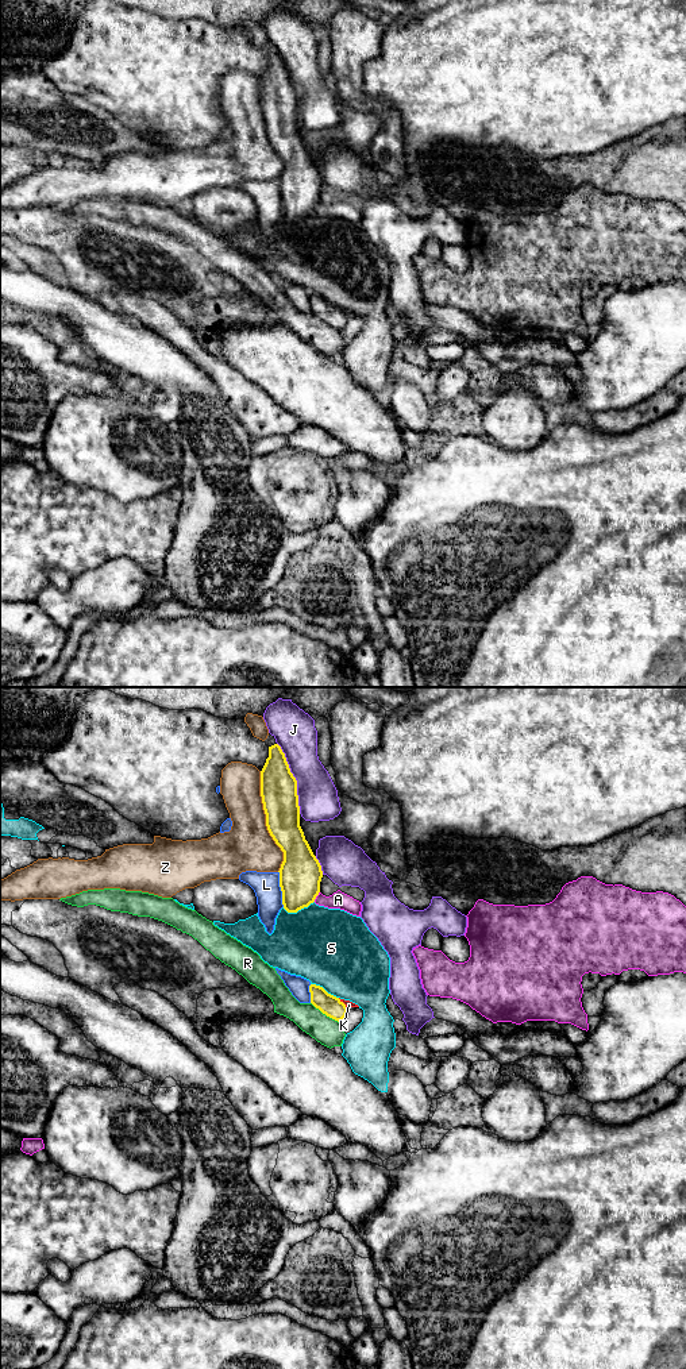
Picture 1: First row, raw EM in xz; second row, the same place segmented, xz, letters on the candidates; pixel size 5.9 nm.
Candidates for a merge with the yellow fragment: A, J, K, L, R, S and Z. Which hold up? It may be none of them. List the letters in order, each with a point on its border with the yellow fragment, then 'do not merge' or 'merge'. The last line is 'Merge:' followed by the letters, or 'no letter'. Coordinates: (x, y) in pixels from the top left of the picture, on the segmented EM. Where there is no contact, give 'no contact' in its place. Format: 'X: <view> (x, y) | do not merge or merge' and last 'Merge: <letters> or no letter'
A: xz (316, 895) | do not merge
J: xz (295, 778) | do not merge
K: xz (343, 1003) | do not merge
L: xz (281, 889) | do not merge
R: xz (324, 1013) | do not merge
S: xz (297, 910) | do not merge
Z: xz (266, 821) | do not merge
Merge: no letter

